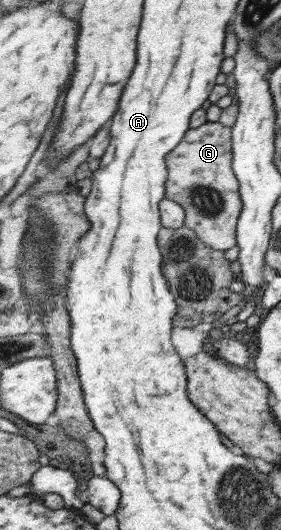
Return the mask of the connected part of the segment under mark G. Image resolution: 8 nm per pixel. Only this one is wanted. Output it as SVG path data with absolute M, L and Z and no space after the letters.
M220 121L207 122L201 127L190 129L182 142L167 154L167 169L170 171L166 183L166 198L172 199L186 208L185 226L195 231L207 246L219 251L227 251L238 246L238 223L243 213L243 200L240 183L233 168L234 140L232 127Z

